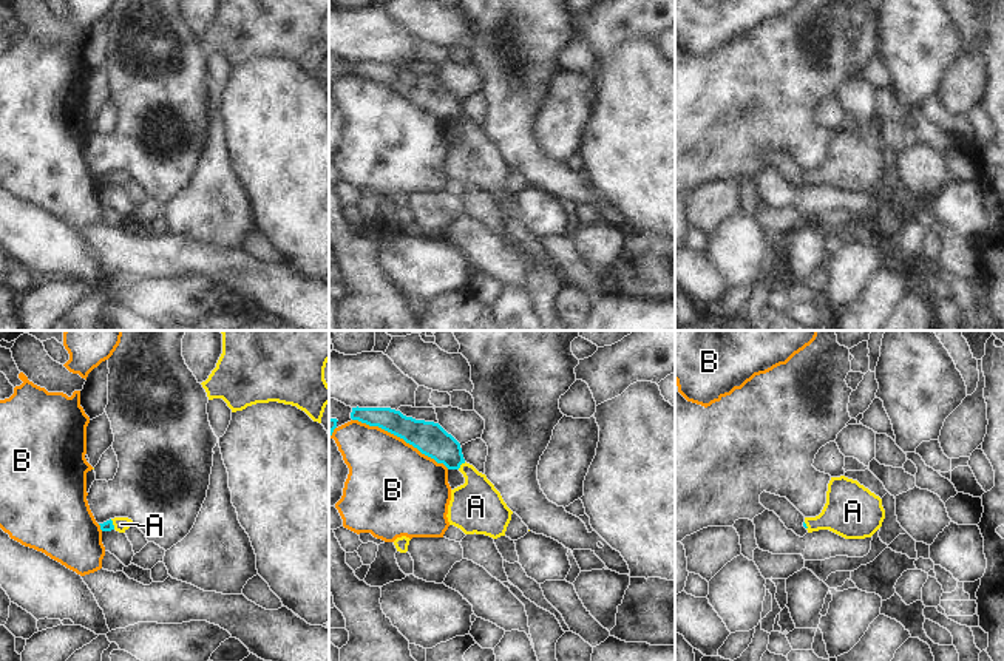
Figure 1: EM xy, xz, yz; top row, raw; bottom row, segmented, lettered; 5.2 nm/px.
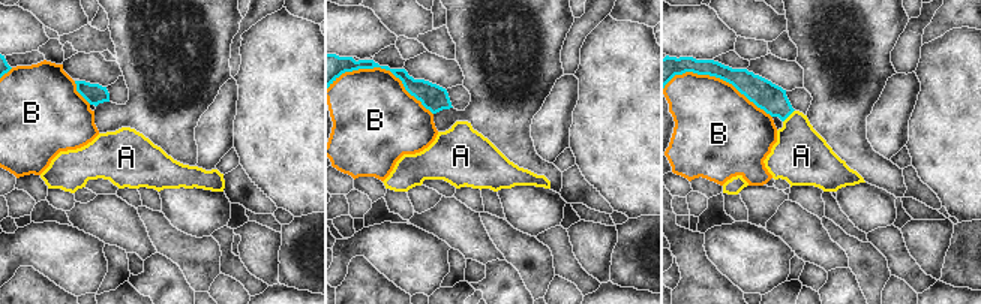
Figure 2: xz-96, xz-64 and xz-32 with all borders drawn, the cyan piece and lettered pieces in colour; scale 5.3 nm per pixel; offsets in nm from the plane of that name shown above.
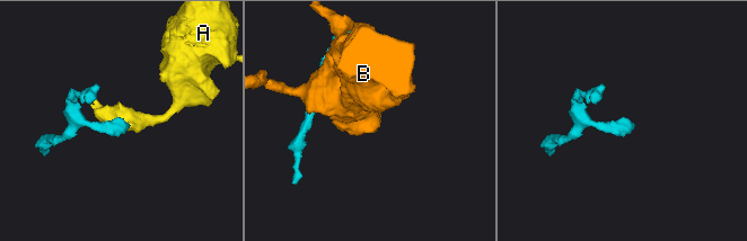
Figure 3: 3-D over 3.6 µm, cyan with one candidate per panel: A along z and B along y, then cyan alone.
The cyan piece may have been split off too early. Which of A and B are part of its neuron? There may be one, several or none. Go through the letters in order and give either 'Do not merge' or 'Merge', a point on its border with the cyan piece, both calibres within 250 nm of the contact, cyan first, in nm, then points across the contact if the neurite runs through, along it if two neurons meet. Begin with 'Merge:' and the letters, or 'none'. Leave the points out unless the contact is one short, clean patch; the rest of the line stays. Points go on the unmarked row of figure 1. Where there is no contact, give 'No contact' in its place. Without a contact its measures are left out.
Merge: A
A: Merge. Touches cyan at xz (461, 118). Thickness 170 nm (cyan) against 280 nm. Path across: xz (428, 91), (461, 118), (476, 138), (476, 161)
B: Do not merge. Touches cyan at xz (400, 91). Thickness 170 nm (cyan) against 460 nm

